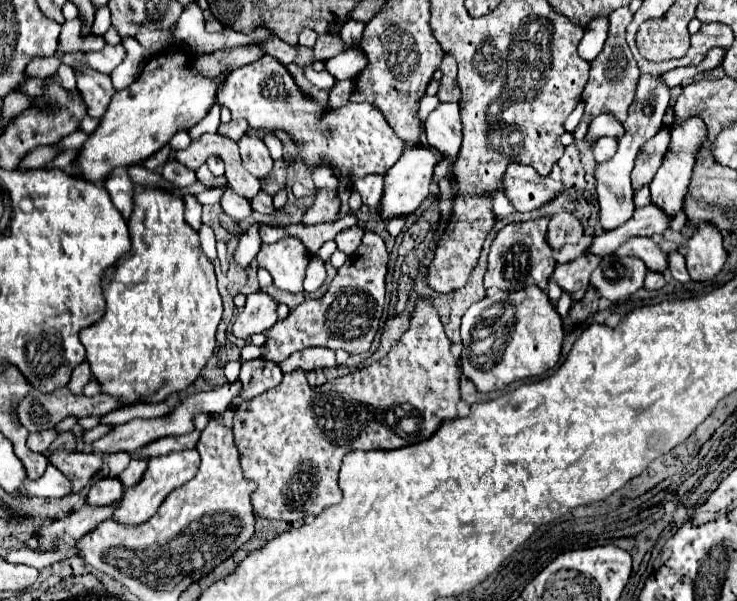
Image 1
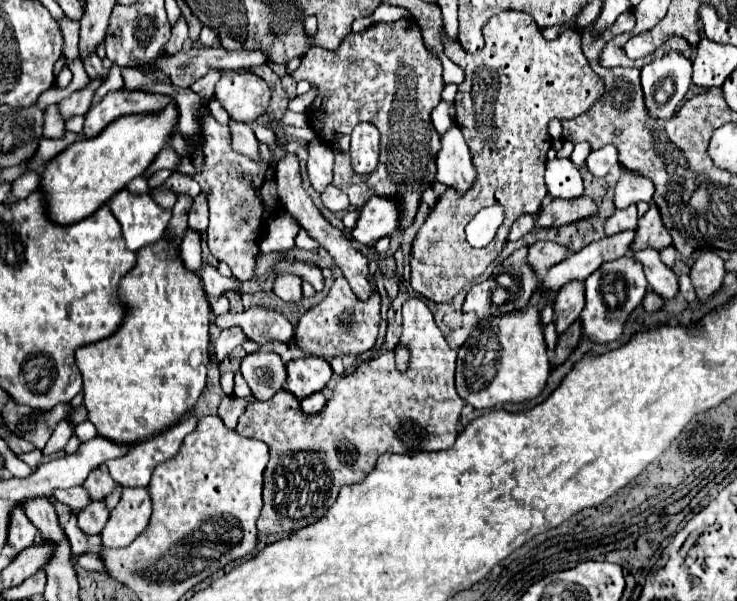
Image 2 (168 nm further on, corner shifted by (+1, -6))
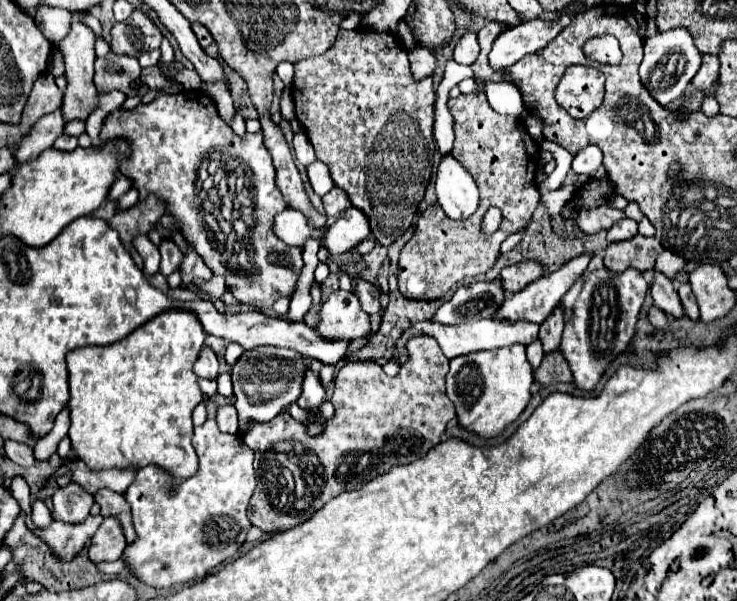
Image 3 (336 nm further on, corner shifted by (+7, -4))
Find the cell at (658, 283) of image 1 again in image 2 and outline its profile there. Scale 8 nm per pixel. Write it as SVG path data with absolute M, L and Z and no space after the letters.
M649 292L649 294L645 296L645 300L643 300L643 308L645 308L645 312L647 312L647 314L657 312L657 310L661 310L661 308L663 308L663 298L661 298L661 296L657 296L655 292Z

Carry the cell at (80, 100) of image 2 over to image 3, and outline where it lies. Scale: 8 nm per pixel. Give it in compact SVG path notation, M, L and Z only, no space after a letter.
M61 108L55 110L53 114L45 114L41 120L37 120L29 132L29 136L25 136L15 152L15 158L19 162L31 162L33 158L37 158L43 150L51 148L53 142L63 134L65 128L65 118L61 114Z

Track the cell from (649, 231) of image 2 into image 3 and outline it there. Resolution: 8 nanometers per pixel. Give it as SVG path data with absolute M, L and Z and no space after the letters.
M635 234L627 242L615 242L609 244L605 250L605 266L609 270L625 270L625 268L637 268L639 272L649 272L655 266L657 256L665 248L655 236L643 236Z

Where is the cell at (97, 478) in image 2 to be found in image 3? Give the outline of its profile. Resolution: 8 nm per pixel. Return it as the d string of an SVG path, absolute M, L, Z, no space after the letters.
M97 490L95 502L101 506L103 516L117 516L119 518L127 542L133 542L135 532L133 532L133 524L131 524L131 510L129 510L129 504L125 502L123 494L117 494L113 490Z

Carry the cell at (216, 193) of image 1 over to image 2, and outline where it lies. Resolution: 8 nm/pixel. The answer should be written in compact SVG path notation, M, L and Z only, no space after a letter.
M121 190L111 198L109 208L123 228L127 248L133 252L161 240L171 220L171 210L157 206L149 194L131 196L127 190Z

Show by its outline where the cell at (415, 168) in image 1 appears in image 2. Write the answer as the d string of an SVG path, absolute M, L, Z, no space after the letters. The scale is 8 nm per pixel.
M373 196L359 210L359 218L351 234L347 236L359 244L375 244L379 238L391 236L399 226L399 202Z

